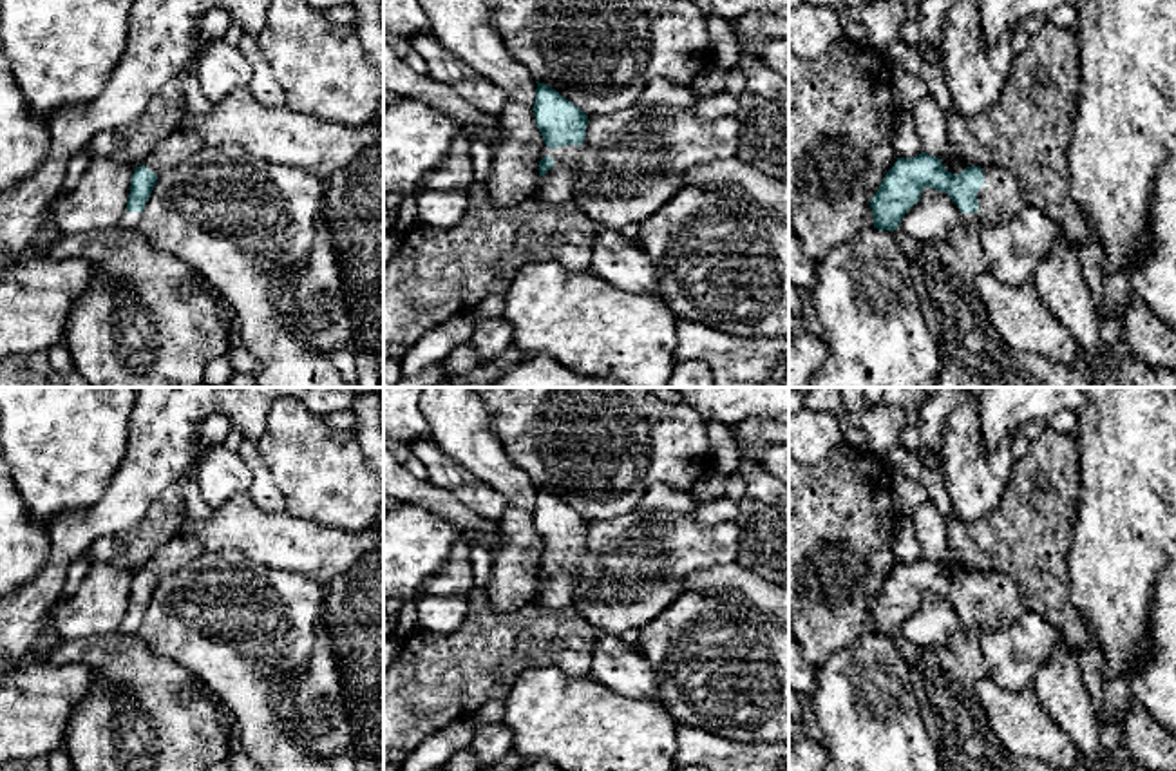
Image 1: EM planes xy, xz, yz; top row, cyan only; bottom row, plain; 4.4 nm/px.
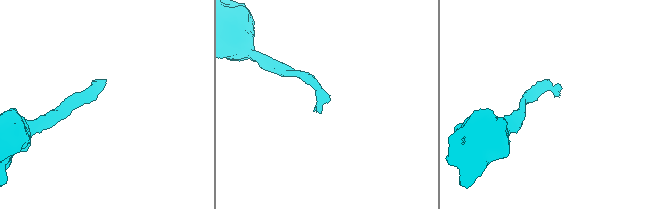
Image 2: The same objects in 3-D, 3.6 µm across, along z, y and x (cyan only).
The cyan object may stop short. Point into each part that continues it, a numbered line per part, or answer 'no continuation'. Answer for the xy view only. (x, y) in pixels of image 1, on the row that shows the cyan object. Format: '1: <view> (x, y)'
1: xy (176, 149)

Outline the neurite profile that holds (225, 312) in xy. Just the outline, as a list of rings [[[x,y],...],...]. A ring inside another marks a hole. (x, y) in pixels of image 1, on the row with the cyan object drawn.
[[[212,288],[210,299],[217,309],[217,315],[226,329],[228,338],[237,331],[239,333],[239,322],[237,322],[237,315],[233,311],[233,308],[230,306],[230,302],[217,291]]]

